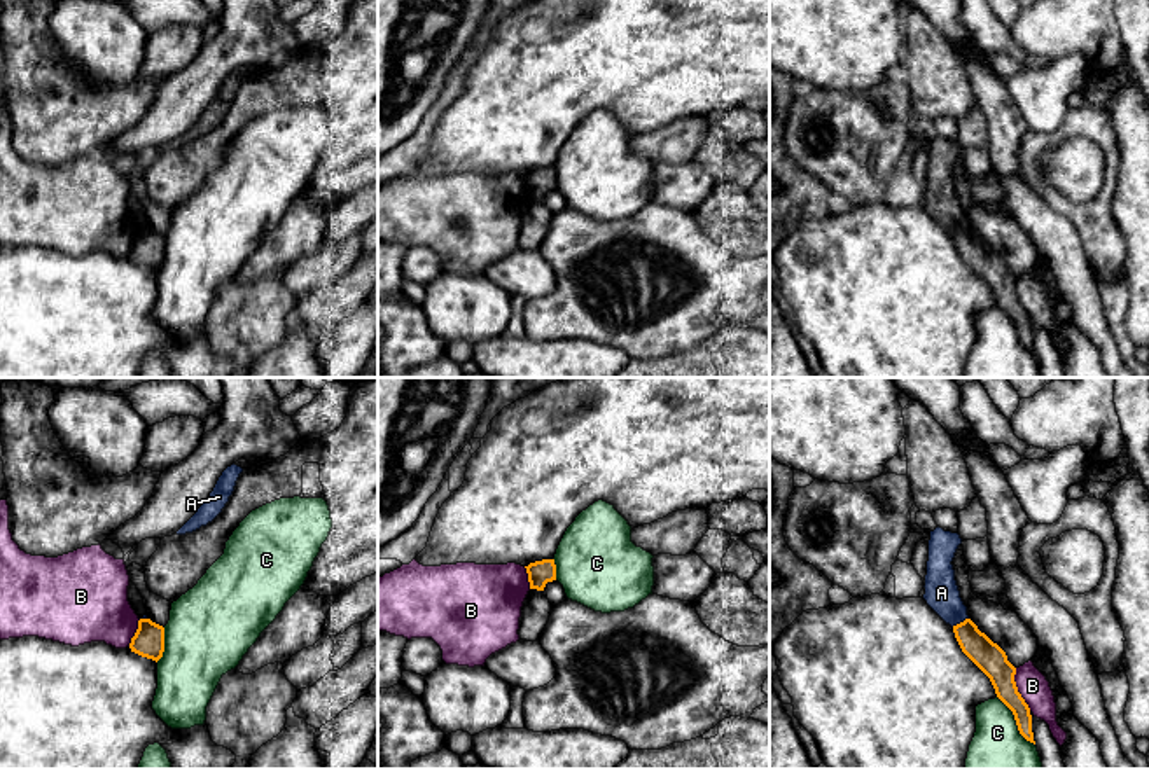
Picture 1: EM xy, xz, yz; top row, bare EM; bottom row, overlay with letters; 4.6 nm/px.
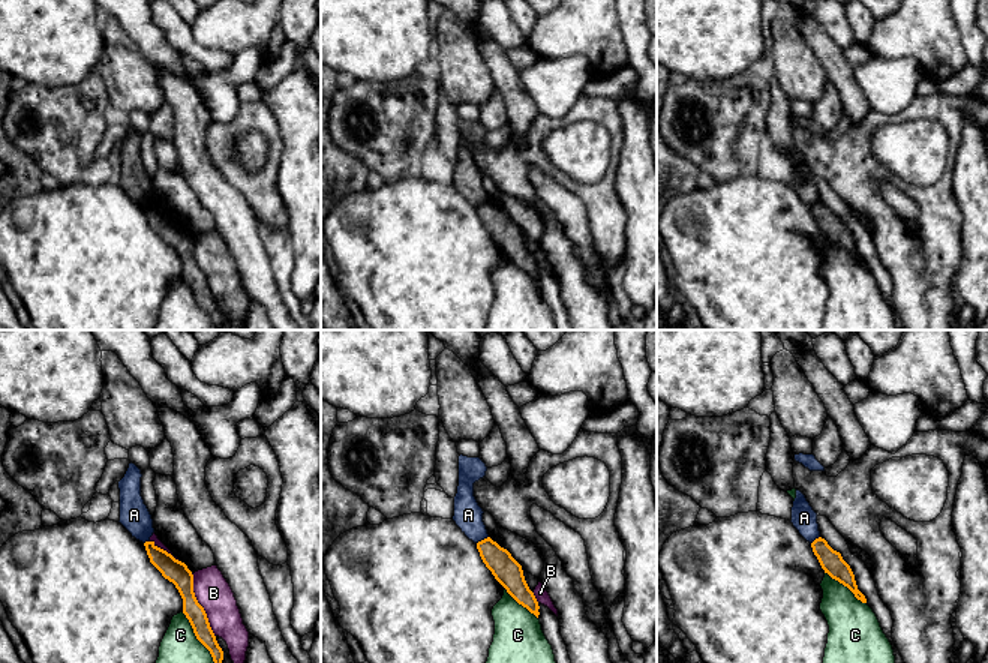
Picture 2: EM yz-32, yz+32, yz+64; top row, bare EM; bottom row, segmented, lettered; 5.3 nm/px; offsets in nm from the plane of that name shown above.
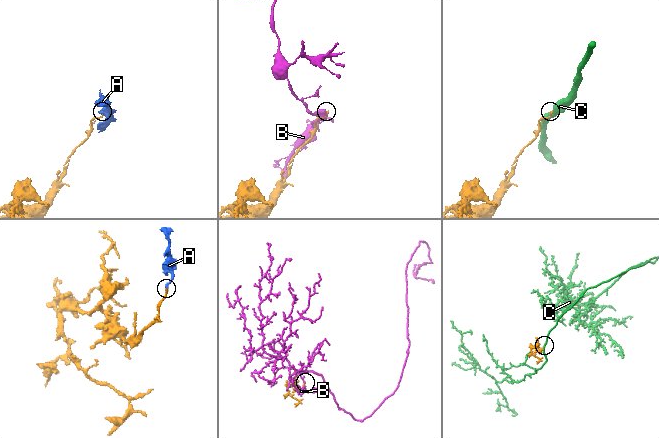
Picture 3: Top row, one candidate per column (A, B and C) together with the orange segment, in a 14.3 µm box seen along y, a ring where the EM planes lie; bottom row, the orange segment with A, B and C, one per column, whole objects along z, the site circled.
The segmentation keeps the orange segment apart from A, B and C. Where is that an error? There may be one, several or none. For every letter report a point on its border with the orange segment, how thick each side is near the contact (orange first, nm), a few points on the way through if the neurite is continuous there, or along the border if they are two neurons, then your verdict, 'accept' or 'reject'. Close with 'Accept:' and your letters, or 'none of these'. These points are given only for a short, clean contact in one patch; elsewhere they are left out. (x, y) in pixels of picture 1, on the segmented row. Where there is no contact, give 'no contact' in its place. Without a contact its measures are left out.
A: yz (960, 623) | 140/160 nm | across yz (976, 645), (960, 623), (941, 593) | accept
B: yz (1016, 689) | 140/140 nm | reject
C: yz (1016, 722) | 120/340 nm | reject
Accept: A

